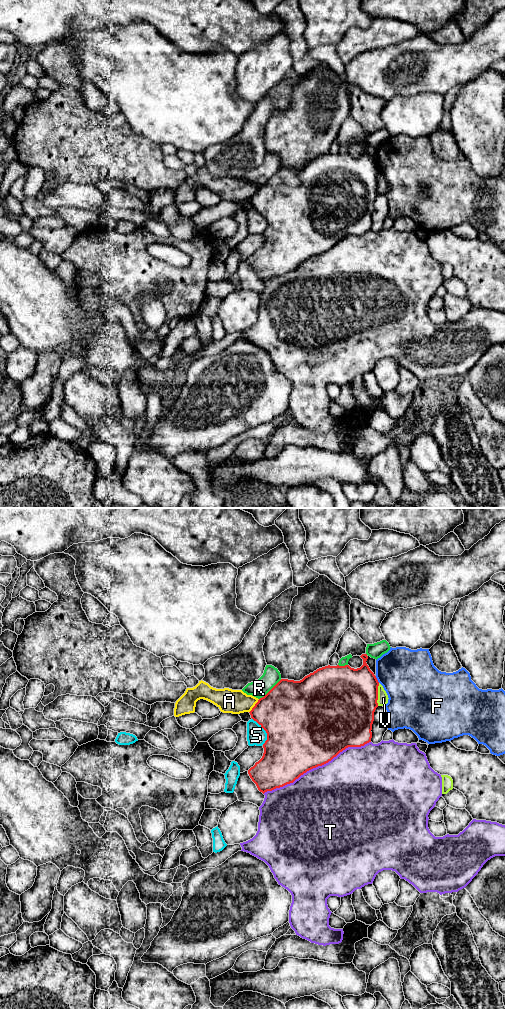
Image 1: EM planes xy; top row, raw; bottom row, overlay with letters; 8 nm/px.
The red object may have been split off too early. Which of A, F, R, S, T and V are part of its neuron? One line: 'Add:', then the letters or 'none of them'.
Add: none of them

